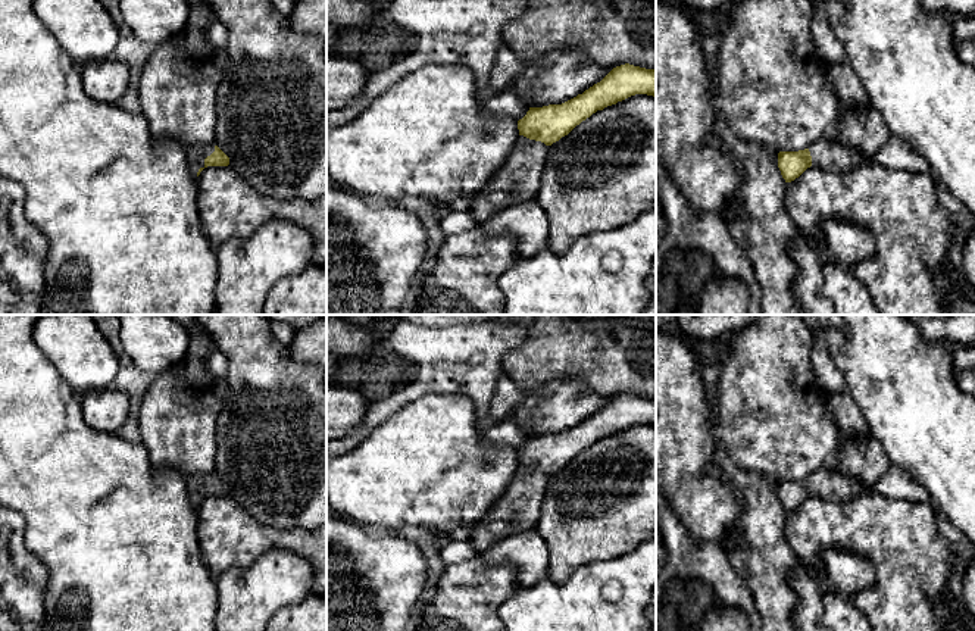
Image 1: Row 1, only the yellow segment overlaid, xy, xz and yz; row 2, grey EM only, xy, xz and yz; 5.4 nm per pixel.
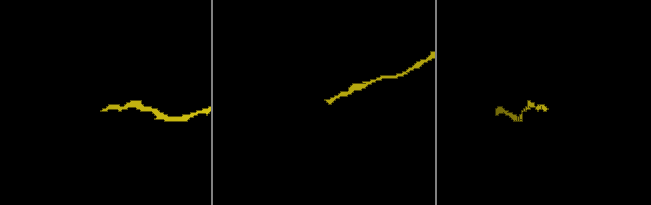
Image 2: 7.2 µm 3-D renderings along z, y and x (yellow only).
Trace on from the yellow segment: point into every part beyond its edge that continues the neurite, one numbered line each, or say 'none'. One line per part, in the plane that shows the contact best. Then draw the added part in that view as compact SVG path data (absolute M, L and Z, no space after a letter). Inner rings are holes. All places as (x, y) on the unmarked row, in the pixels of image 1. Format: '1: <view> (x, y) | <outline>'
1: xy (196, 484) | M215 474L210 475L194 475L187 477L187 488L188 488L188 497L194 507L197 507L197 502L200 497L204 497L204 488L210 485L215 481Z

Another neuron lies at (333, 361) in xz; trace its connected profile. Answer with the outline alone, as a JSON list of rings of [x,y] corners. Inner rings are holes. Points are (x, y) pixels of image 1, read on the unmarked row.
[[[326,350],[326,385],[332,384],[340,360],[341,360],[341,356],[334,354],[329,350]]]

